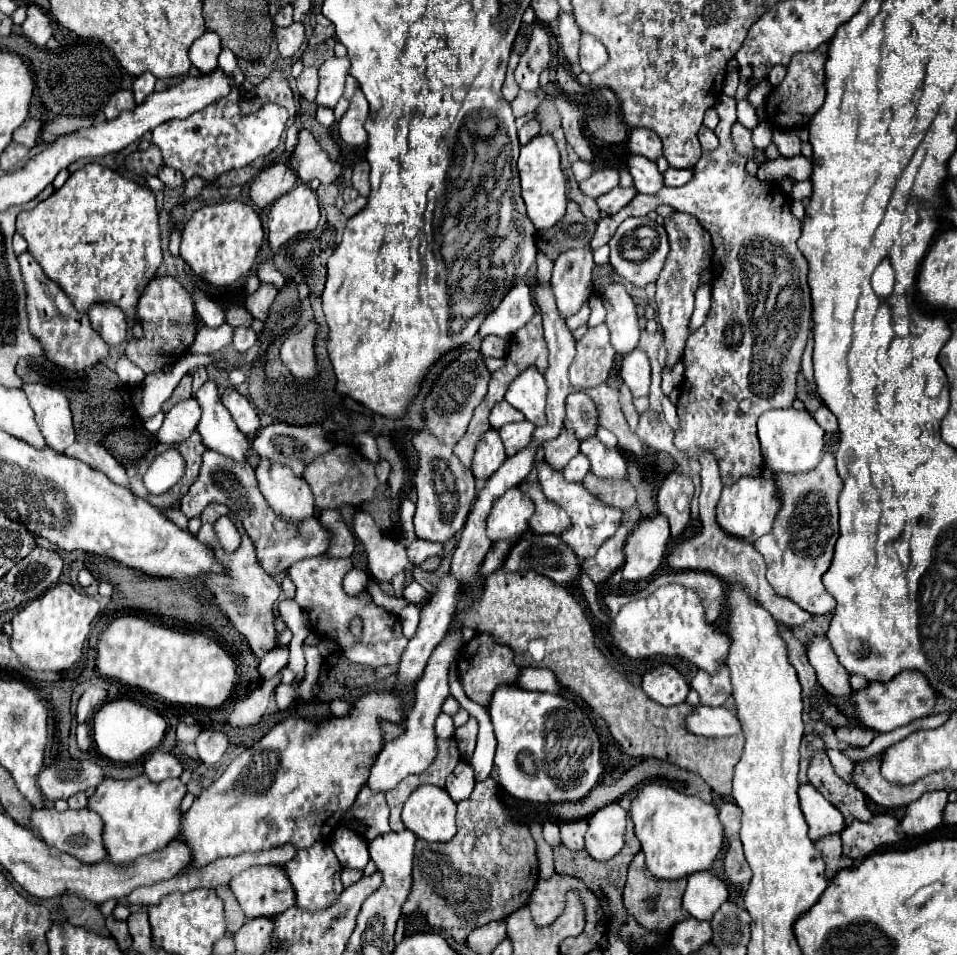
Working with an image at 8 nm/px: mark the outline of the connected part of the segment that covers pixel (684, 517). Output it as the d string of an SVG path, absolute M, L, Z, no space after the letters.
M679 469L671 471L657 493L657 505L659 511L669 519L673 539L677 539L683 533L683 529L691 519L689 517L691 499L693 499L693 483L689 475L681 473Z

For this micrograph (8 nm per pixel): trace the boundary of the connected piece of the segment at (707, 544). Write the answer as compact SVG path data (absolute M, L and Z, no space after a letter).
M701 451L697 457L699 465L701 465L701 494L699 495L699 516L703 527L695 537L685 539L683 543L679 543L677 547L671 549L671 553L667 555L667 565L673 571L709 571L725 581L739 581L739 585L743 585L743 589L747 589L747 593L751 593L751 597L755 597L755 601L759 601L759 605L763 605L775 621L783 621L787 625L803 625L811 615L803 609L799 609L793 601L779 597L771 585L765 579L765 563L763 557L755 551L755 547L743 539L737 537L729 537L727 533L723 533L723 529L719 529L717 521L715 521L715 507L723 489L723 483L719 479L719 467L715 461L715 455L711 455L711 451Z

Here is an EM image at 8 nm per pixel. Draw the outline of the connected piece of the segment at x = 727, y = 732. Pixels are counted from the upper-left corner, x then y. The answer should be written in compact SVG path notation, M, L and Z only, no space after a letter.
M699 705L689 713L685 727L693 735L701 737L731 737L741 733L741 723L735 713L725 707L707 707Z

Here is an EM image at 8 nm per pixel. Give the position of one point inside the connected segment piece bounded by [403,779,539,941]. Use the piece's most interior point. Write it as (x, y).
(475, 878)

